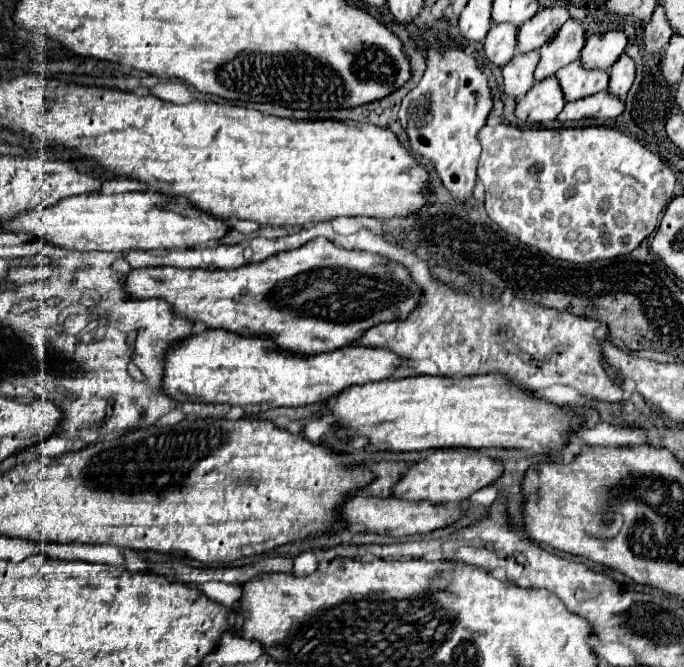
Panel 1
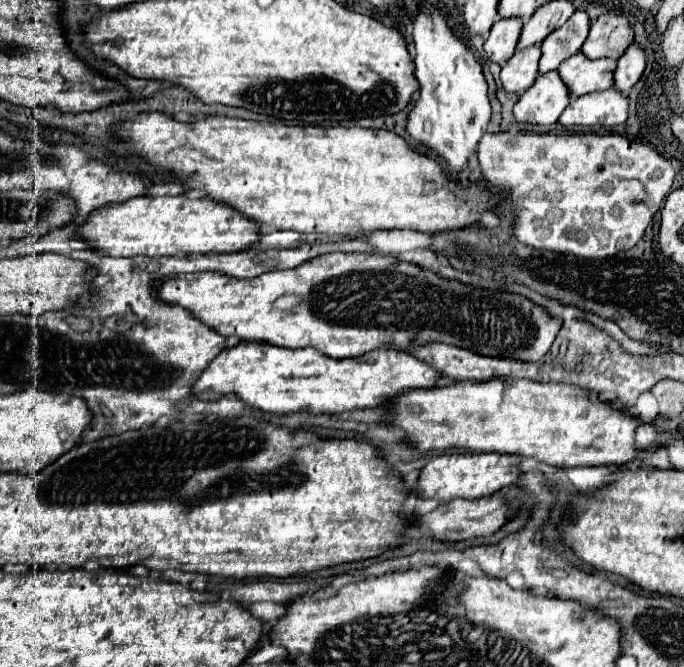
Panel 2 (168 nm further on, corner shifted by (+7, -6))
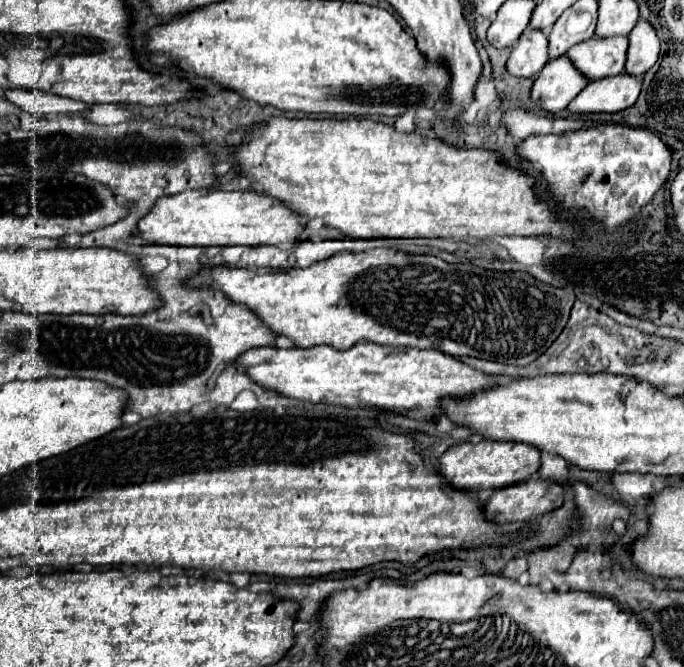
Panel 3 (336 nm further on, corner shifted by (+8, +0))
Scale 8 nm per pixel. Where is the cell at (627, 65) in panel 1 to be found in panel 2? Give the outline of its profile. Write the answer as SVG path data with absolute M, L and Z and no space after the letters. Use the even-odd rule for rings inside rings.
M631 44L625 54L619 58L617 70L615 70L615 88L623 94L629 94L631 88L639 82L639 78L645 72L645 52L639 44Z

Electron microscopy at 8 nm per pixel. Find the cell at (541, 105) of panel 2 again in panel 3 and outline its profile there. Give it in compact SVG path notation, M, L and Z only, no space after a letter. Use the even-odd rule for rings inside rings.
M560 56L542 68L530 90L530 98L548 112L560 112L586 84L588 80L572 68L572 62L566 56Z

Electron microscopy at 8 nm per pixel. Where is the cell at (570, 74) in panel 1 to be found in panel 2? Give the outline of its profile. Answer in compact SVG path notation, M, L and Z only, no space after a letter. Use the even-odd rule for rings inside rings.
M579 52L559 66L559 74L569 86L571 96L583 96L589 92L611 88L615 68L617 60L613 58L589 60L583 52Z

